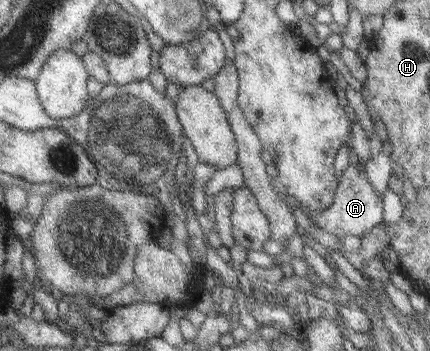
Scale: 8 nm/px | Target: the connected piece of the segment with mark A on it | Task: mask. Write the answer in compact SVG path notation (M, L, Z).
M349 164L347 169L344 169L342 176L338 179L330 205L322 209L320 213L316 213L312 219L316 227L337 238L344 237L344 235L361 238L365 233L369 233L374 225L382 223L380 196L372 191L364 173L358 172L355 168Z

